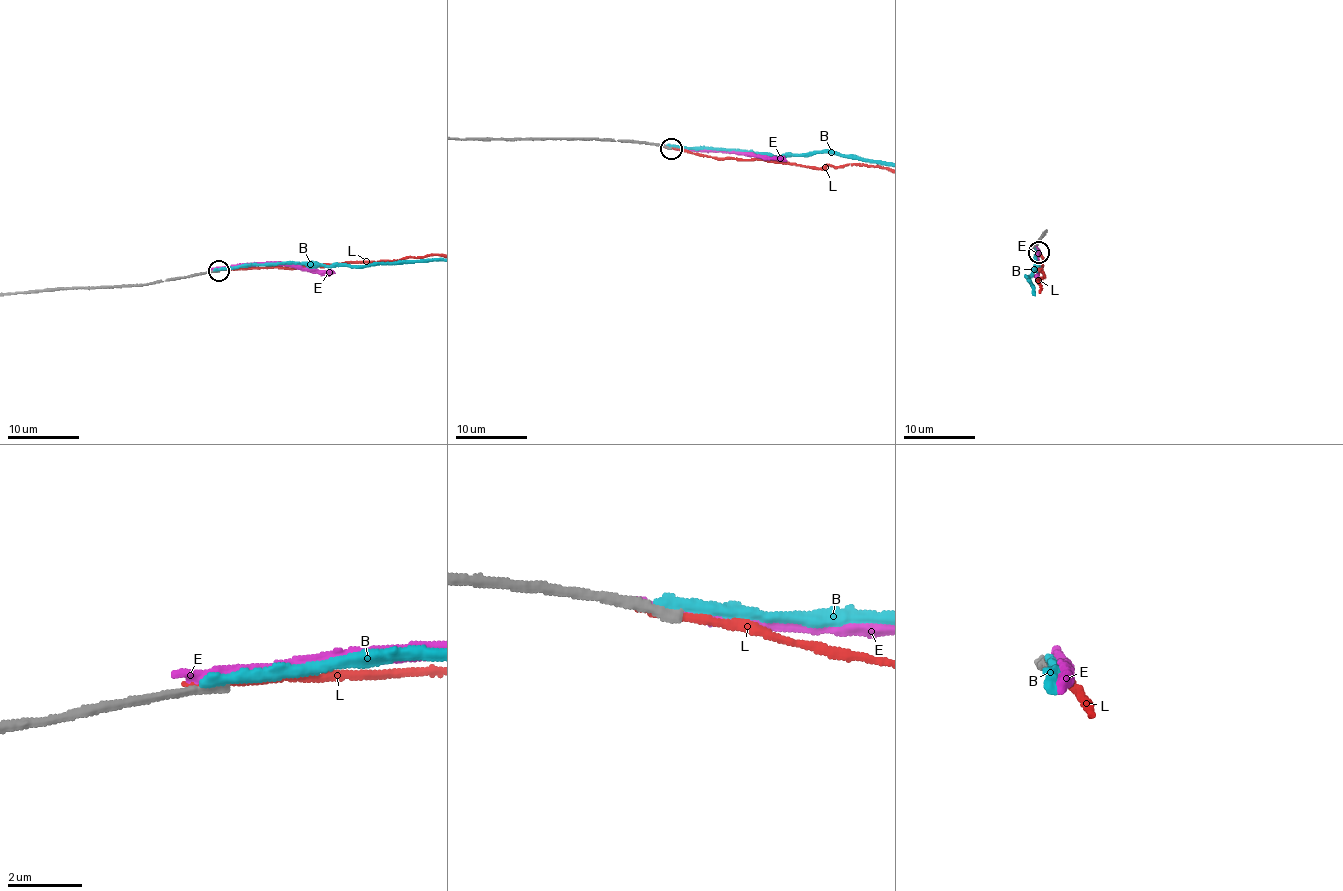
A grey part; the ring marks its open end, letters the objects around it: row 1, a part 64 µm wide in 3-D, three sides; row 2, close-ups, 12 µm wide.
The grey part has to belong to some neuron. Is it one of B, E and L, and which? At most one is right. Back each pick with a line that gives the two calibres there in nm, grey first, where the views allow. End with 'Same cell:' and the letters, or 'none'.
Same cell: none

